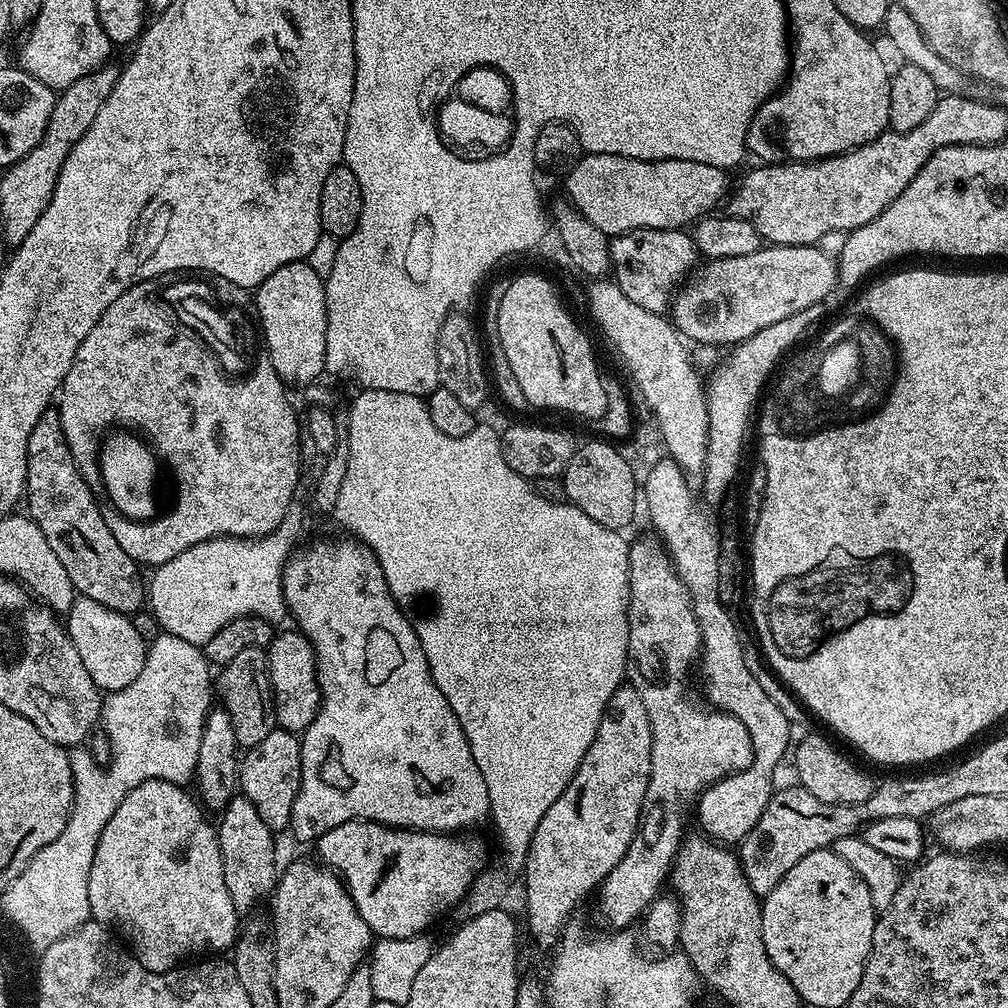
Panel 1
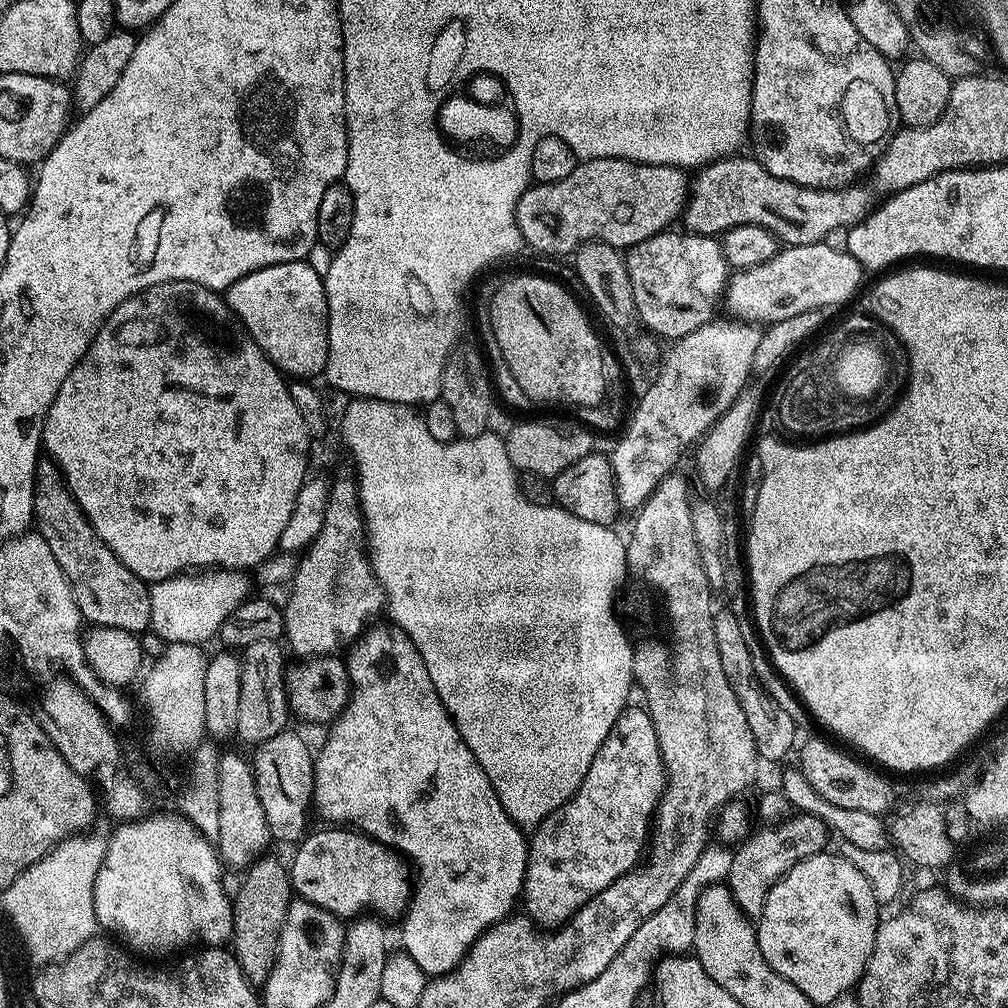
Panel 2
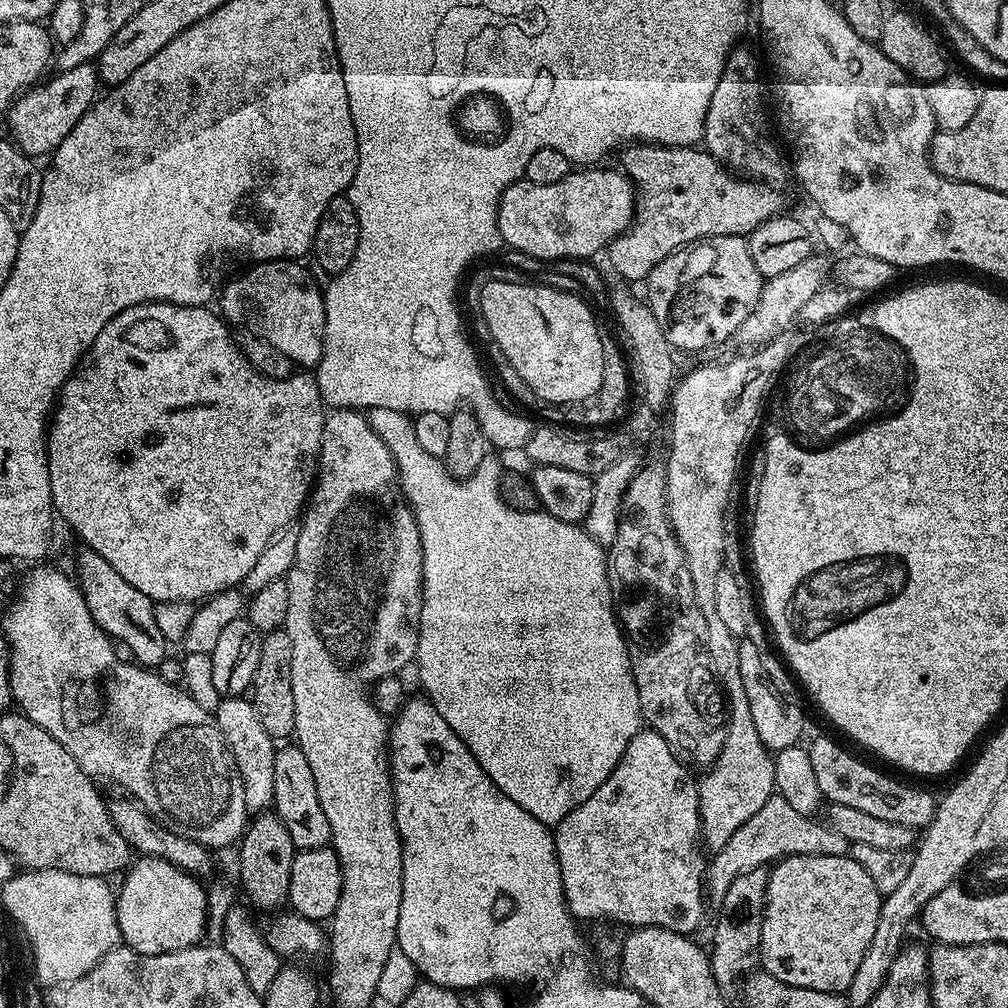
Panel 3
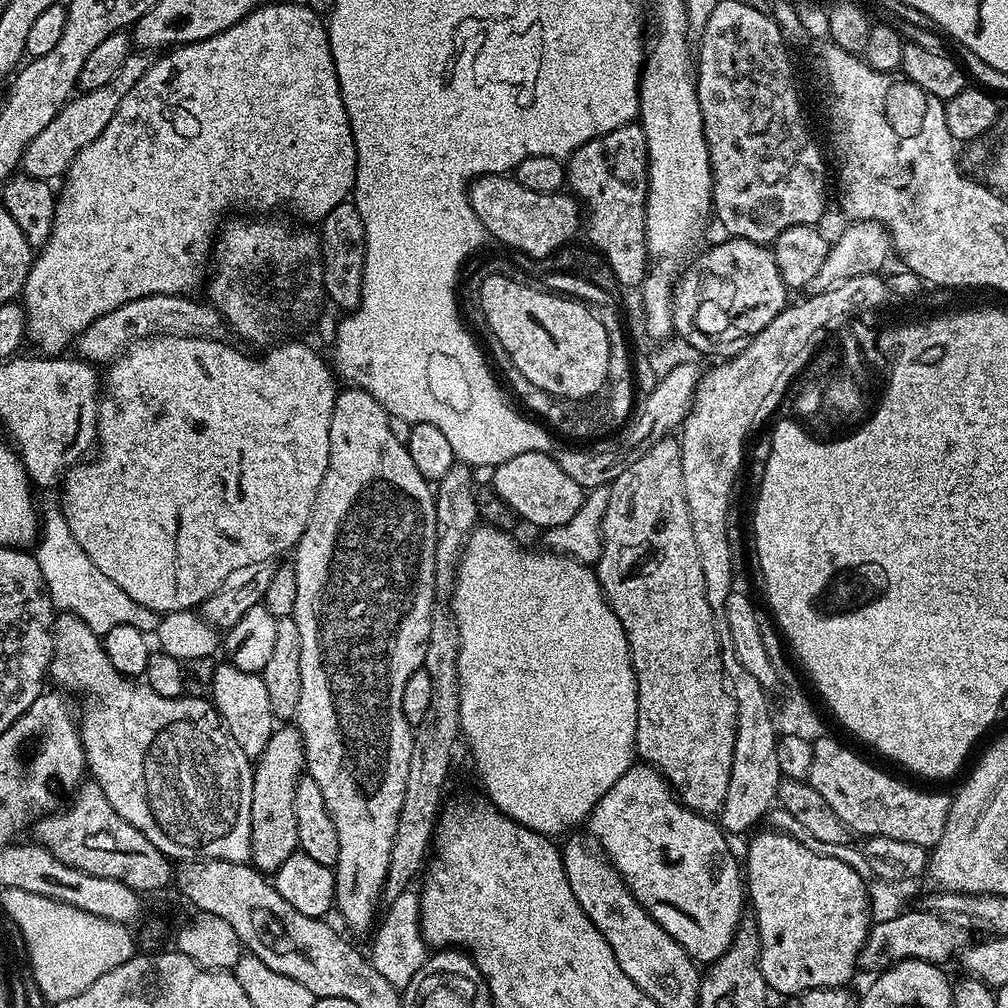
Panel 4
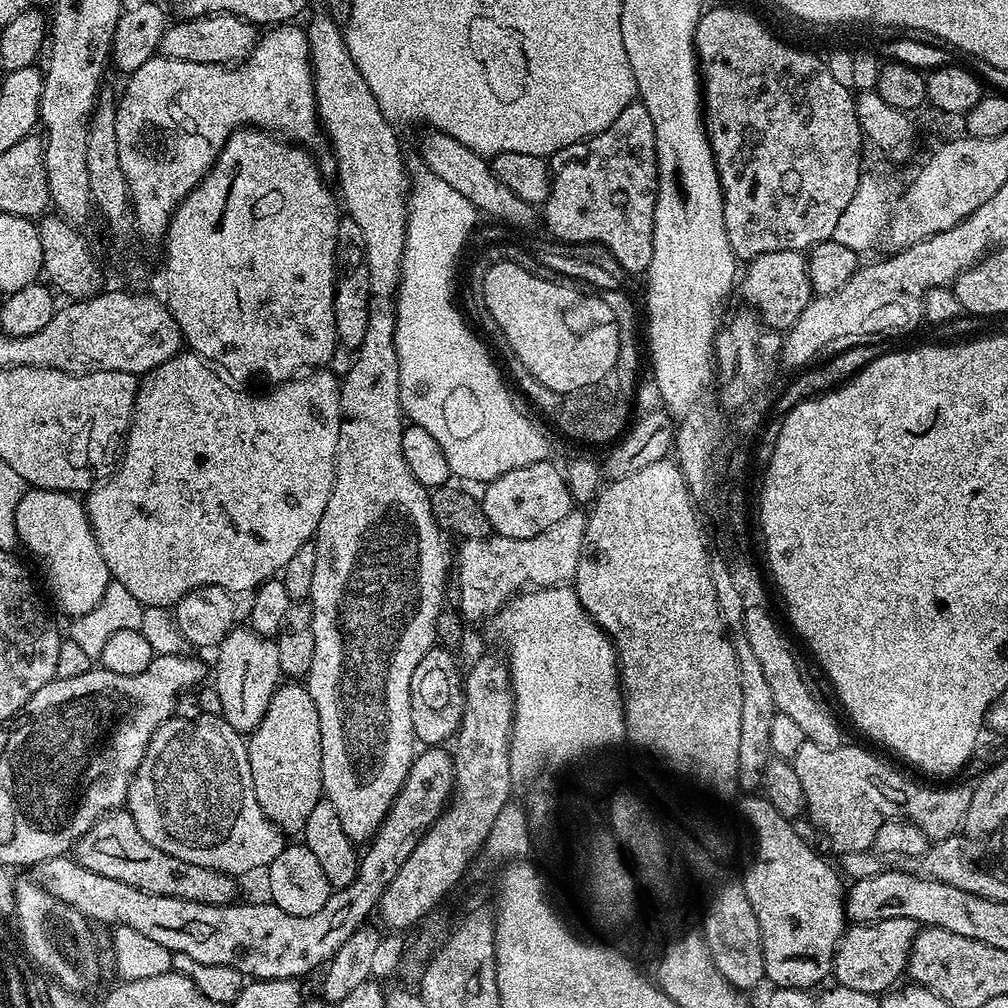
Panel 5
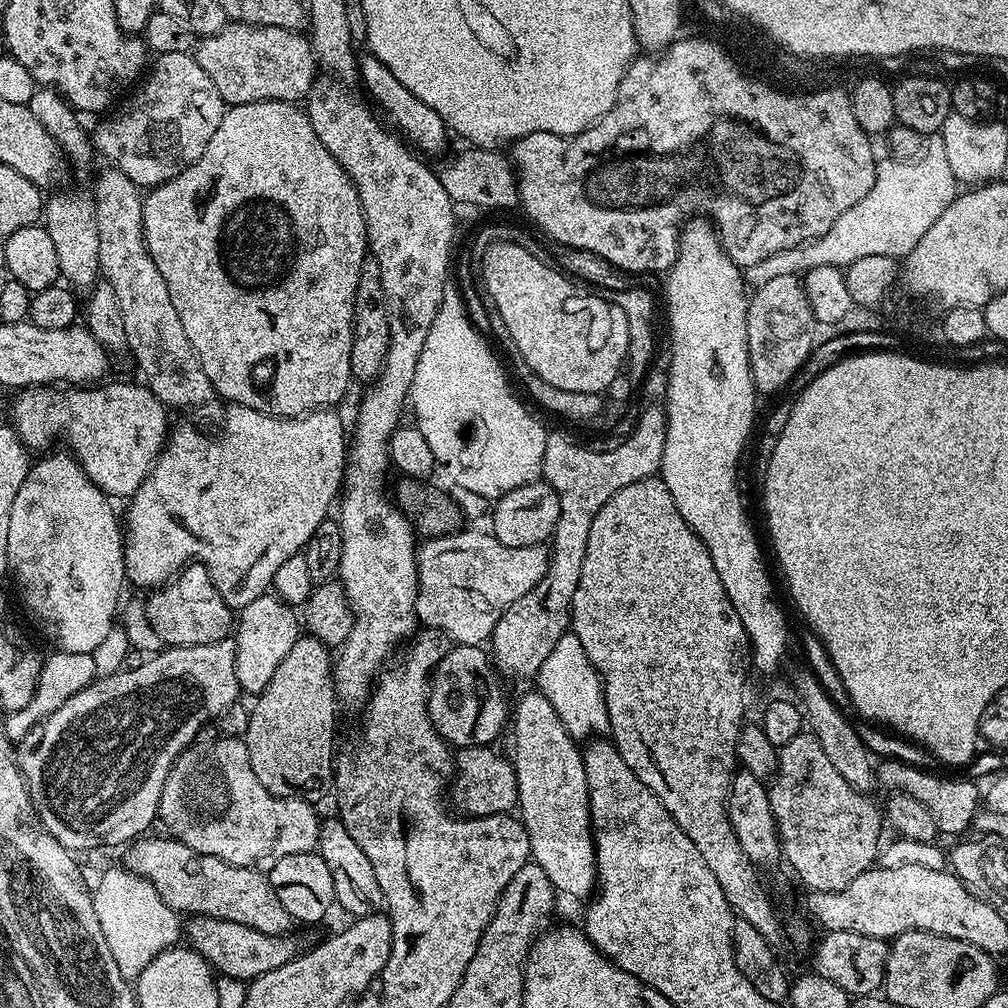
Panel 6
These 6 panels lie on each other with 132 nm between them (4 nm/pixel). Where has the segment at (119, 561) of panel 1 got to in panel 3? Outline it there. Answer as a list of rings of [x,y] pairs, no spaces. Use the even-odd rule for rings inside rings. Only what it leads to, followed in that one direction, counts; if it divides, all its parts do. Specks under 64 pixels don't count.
[[[85,547],[79,551],[74,579],[80,586],[80,593],[86,598],[86,606],[94,622],[113,641],[122,646],[124,644],[135,663],[141,667],[156,668],[168,656],[170,648],[162,630],[158,630],[156,604],[146,594],[142,594],[142,590],[130,586],[130,582],[126,582],[126,578],[122,578],[122,574],[118,574],[118,570],[114,570],[114,566],[102,558],[102,554],[94,554],[94,550]]]

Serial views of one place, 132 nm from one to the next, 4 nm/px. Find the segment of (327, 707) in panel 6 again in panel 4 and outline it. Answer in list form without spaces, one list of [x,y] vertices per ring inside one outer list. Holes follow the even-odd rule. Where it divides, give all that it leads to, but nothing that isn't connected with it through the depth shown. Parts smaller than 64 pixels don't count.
[[[280,726],[266,742],[266,750],[255,757],[252,770],[250,798],[250,826],[252,827],[252,855],[250,863],[257,872],[274,874],[298,851],[298,818],[294,818],[294,790],[305,775],[304,740],[295,726]]]

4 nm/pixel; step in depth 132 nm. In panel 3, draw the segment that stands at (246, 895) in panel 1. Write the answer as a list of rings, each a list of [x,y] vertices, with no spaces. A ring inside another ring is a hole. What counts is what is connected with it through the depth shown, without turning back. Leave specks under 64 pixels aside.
[[[229,696],[221,699],[214,713],[216,725],[220,727],[222,738],[228,744],[236,769],[242,778],[242,790],[246,794],[246,806],[249,813],[259,814],[272,808],[274,798],[274,758],[278,751],[274,737],[262,726],[258,710],[251,699],[244,696]]]

